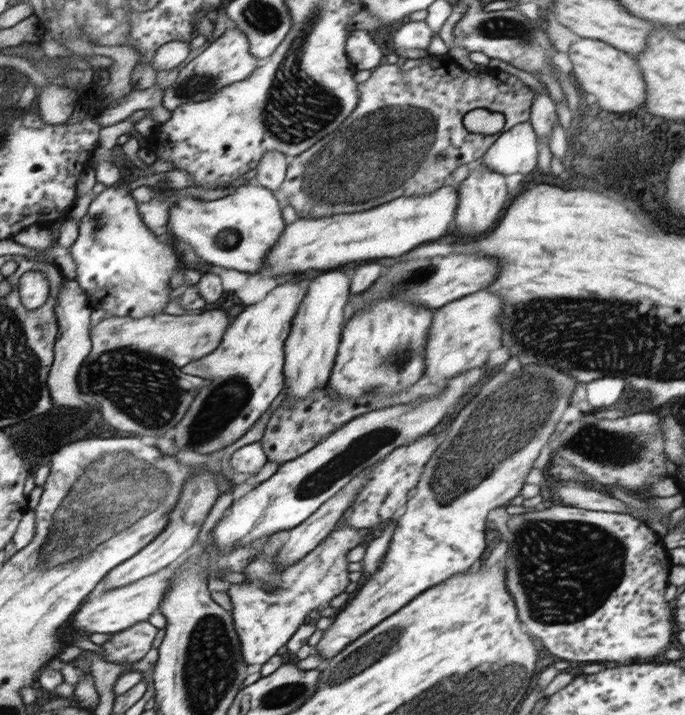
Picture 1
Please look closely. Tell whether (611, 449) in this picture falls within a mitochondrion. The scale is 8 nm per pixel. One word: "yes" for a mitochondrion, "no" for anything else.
yes

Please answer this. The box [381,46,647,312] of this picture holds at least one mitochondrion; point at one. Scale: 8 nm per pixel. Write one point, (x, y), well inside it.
(588, 144)

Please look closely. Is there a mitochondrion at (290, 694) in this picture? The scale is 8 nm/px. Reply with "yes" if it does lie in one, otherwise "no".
yes

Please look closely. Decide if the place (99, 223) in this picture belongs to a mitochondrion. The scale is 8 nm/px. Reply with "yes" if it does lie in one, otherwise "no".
yes

